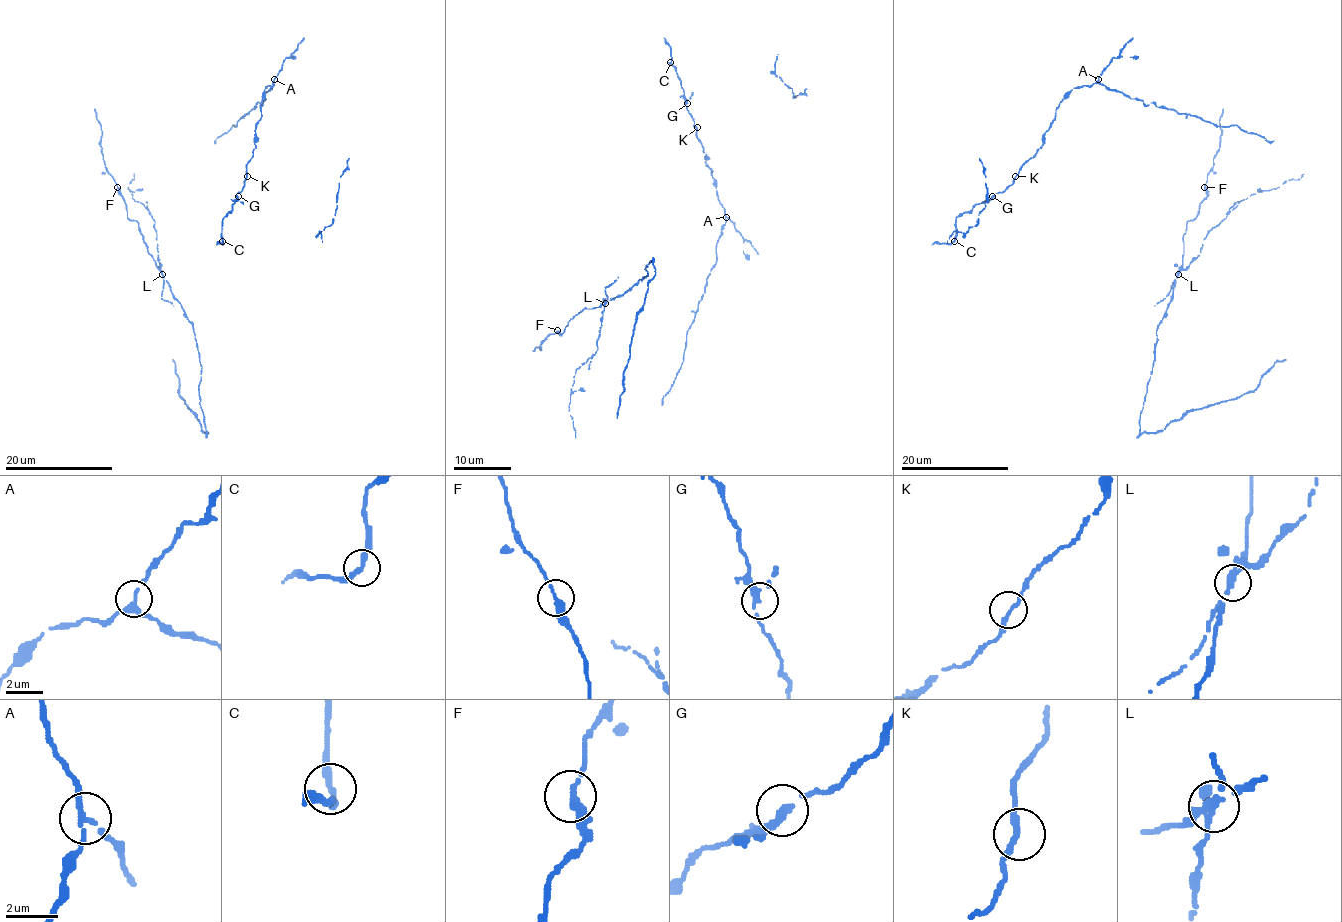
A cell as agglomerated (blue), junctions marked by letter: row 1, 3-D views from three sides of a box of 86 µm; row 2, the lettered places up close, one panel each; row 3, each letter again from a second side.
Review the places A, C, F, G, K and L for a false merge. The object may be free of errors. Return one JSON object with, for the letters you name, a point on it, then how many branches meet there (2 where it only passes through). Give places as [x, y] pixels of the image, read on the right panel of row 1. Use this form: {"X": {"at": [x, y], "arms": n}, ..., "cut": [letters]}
{"L": {"at": [1178, 274], "arms": 3}, "cut": ["L"]}

